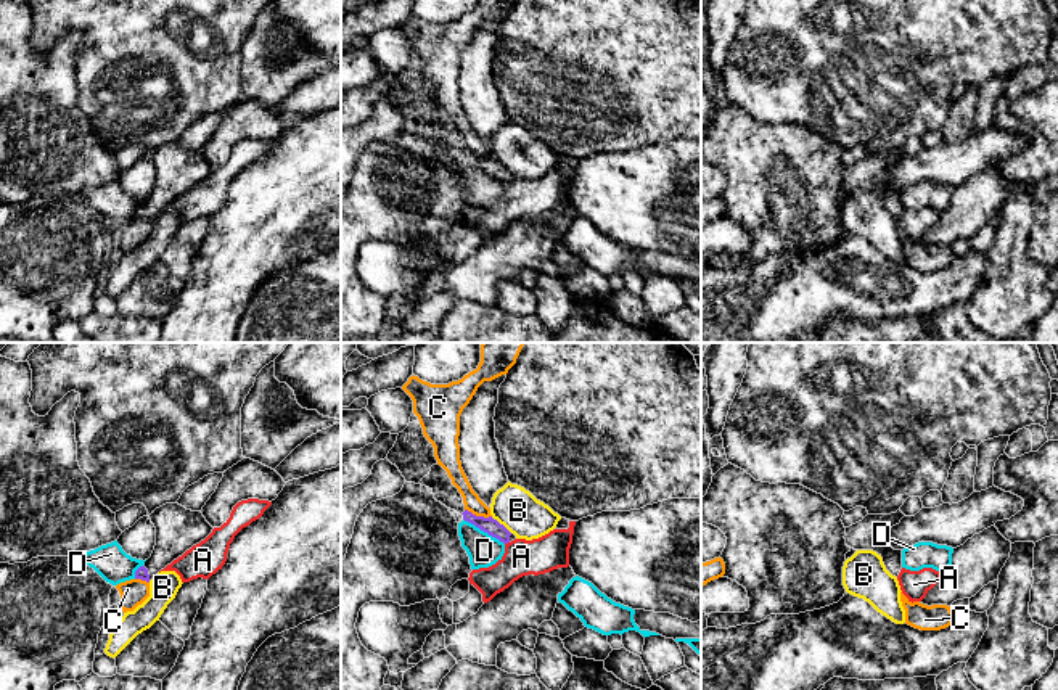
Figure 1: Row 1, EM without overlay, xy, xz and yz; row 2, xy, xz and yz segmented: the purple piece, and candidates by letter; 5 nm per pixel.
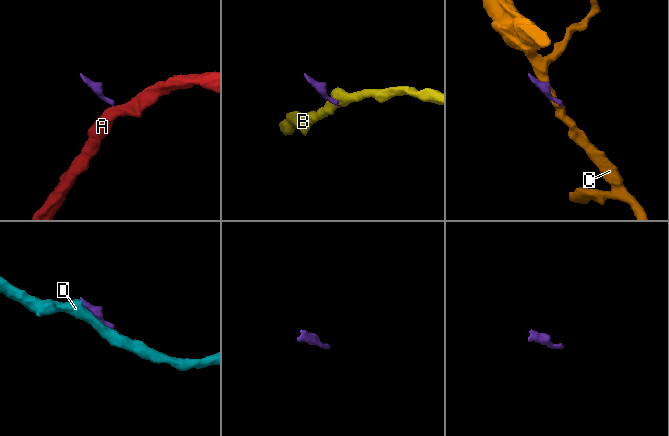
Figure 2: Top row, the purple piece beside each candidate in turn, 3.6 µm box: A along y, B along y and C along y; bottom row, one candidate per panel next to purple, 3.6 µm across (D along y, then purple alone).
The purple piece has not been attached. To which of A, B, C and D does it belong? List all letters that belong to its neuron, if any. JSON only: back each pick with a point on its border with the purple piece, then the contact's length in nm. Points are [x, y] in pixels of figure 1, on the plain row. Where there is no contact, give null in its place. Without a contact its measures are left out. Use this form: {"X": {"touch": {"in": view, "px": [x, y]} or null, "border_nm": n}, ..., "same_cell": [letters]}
{"same_cell": []}

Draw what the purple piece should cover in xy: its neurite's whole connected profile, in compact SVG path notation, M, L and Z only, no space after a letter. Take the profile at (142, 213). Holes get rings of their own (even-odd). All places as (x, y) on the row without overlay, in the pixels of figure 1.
M166 143L150 154L156 167L156 185L151 196L135 211L135 219L150 222L161 209L204 180L212 166L201 151L178 143Z

